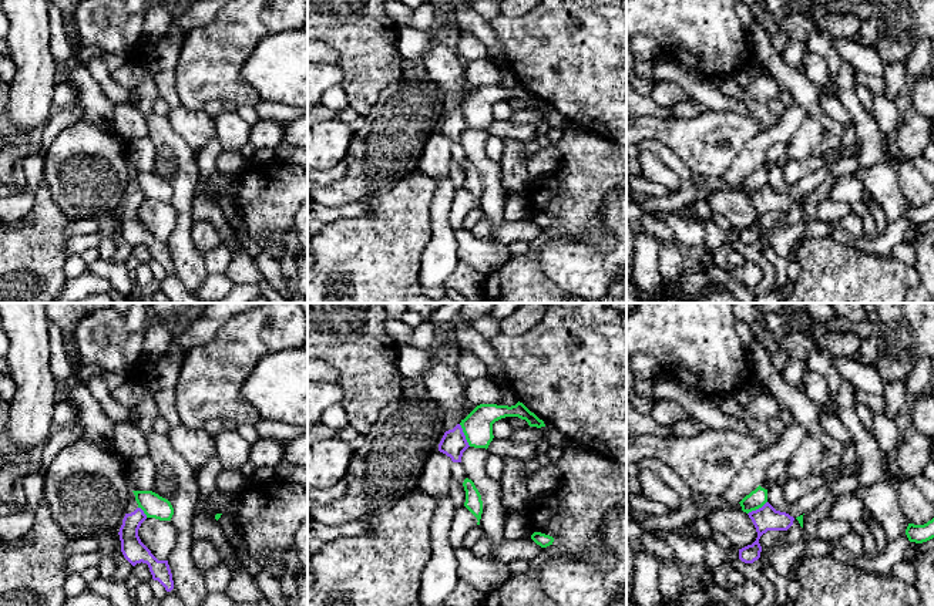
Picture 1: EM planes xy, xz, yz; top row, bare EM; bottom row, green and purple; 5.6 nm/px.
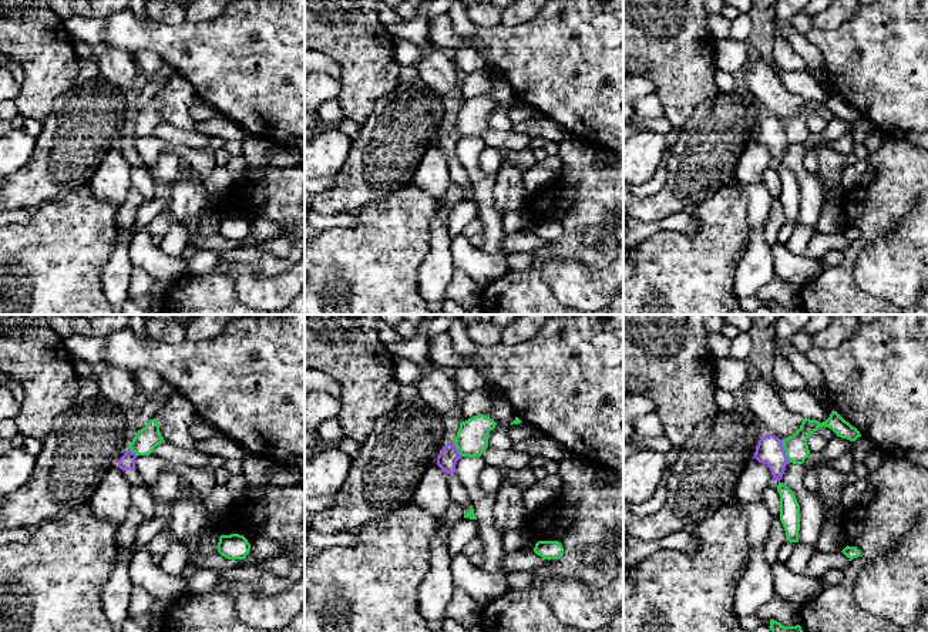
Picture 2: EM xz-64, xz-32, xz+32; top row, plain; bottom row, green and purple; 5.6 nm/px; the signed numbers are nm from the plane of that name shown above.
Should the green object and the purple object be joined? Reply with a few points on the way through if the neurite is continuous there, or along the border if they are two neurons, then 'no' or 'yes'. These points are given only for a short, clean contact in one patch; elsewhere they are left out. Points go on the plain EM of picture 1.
along xz (459, 105), (470, 127) | no

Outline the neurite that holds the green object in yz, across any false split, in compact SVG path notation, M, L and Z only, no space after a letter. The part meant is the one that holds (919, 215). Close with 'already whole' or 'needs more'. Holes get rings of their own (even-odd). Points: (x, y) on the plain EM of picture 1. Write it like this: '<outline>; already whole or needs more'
M934 199L924 206L908 205L906 216L910 223L923 225L934 219Z; already whole

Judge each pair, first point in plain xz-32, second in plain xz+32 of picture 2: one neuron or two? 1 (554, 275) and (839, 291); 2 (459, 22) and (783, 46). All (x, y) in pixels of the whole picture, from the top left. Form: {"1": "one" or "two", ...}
{"1": "two", "2": "two"}

